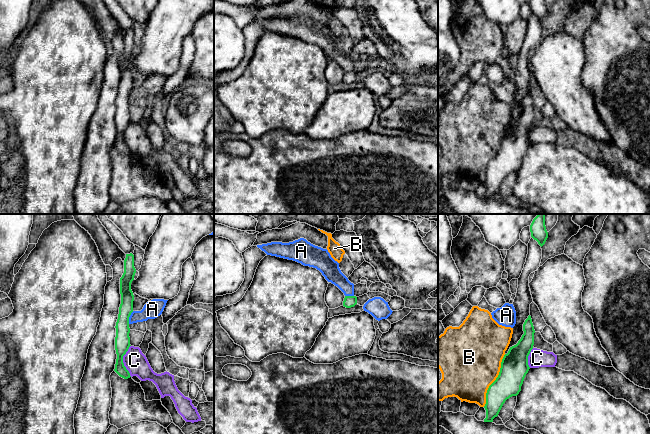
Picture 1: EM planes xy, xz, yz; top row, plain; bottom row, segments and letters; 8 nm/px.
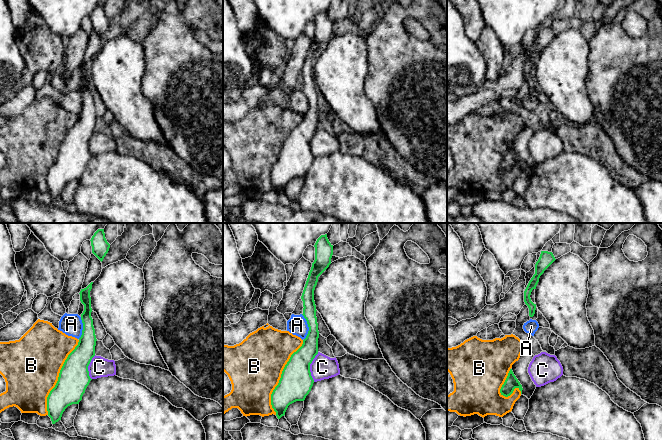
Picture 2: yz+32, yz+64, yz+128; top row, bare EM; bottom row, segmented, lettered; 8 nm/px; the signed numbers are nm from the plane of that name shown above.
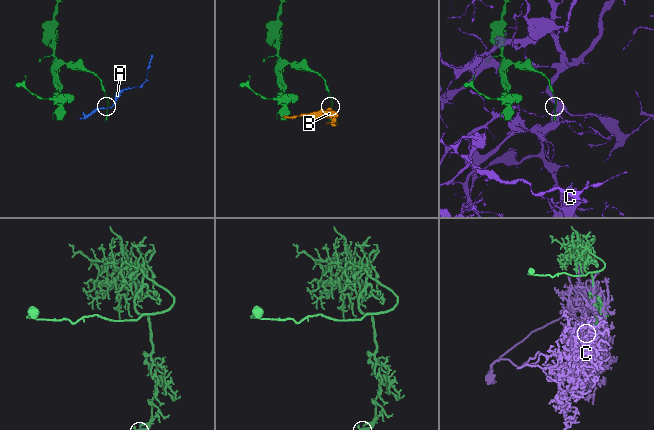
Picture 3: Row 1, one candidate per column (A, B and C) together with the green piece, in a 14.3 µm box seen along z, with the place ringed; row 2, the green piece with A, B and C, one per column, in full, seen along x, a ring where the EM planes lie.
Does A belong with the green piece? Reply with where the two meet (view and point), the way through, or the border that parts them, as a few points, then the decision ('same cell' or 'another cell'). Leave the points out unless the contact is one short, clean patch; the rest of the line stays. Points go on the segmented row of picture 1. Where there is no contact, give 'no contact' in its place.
meets green in xy at (129, 316); border along xy (133, 311), (128, 323); another cell

